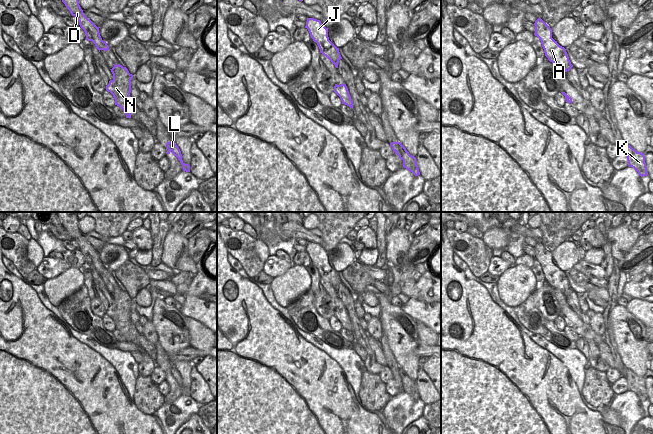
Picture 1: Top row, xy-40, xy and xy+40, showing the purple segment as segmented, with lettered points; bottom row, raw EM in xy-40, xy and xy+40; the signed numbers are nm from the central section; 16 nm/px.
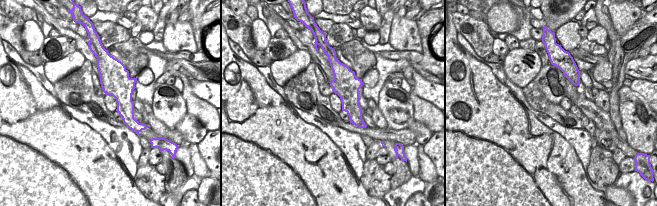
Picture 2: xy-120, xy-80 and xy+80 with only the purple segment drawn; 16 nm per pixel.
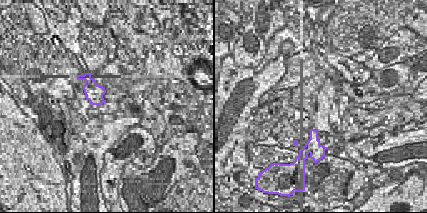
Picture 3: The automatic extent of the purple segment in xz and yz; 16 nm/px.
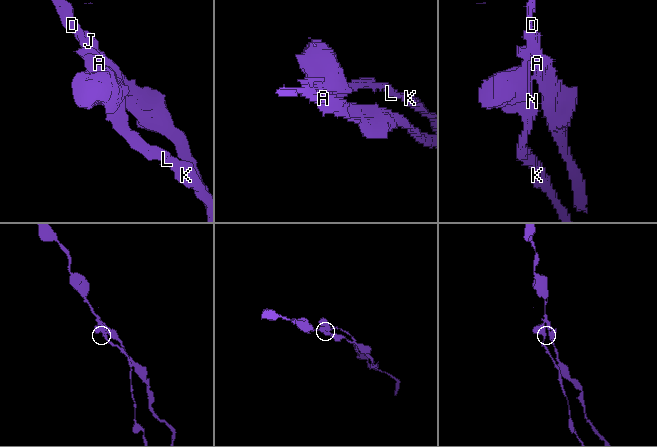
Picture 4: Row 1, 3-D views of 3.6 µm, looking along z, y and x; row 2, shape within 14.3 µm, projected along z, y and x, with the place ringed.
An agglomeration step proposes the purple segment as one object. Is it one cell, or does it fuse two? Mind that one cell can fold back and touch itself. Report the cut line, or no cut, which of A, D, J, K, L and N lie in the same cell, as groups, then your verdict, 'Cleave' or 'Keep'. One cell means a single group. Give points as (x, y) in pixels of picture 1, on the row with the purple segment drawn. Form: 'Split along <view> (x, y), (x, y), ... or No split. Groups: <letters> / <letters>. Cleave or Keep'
Split along xy (327, 34), (321, 38), (323, 48), (320, 51). Groups: A / D J K L N. Cleave.

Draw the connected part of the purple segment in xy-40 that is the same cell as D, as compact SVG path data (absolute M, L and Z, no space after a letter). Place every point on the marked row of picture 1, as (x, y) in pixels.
M62 0L65 6L68 8L72 16L75 16L79 21L80 27L84 30L86 39L92 41L96 48L99 50L109 50L109 46L105 44L100 36L99 28L84 14L79 5L78 0Z

